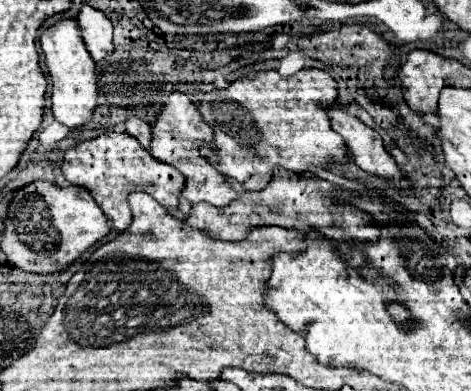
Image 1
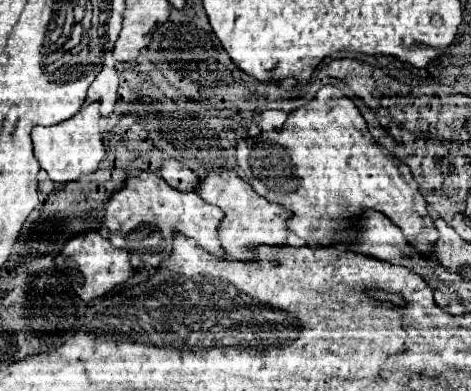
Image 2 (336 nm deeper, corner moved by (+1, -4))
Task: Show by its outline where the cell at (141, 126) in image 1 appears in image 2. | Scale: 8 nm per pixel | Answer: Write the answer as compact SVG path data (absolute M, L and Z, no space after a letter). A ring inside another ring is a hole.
M165 160L163 168L157 170L157 174L161 178L165 178L175 190L185 190L185 192L197 190L197 176L195 176L195 172L189 170L187 166L183 166L177 160Z

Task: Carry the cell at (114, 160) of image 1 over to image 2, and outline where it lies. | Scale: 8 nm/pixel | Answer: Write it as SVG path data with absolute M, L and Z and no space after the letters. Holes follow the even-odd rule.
M141 172L139 176L127 178L123 190L115 192L111 200L105 202L105 228L109 230L109 242L115 248L127 252L171 252L173 232L181 232L187 238L195 238L197 244L209 254L225 260L227 254L217 240L217 228L223 220L221 208L201 200L197 192L179 192L171 188L155 172Z

